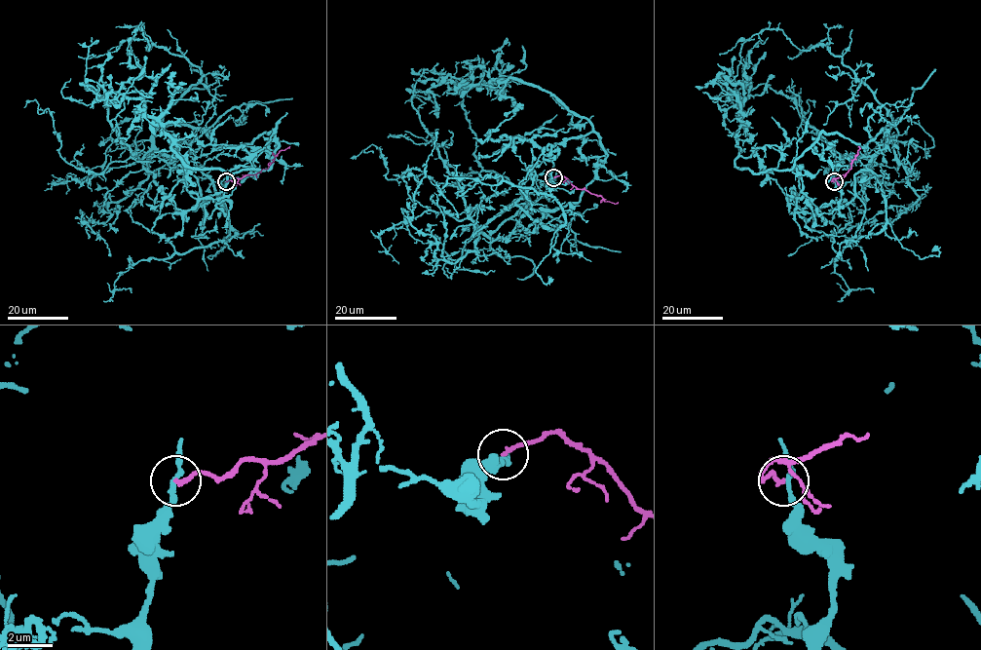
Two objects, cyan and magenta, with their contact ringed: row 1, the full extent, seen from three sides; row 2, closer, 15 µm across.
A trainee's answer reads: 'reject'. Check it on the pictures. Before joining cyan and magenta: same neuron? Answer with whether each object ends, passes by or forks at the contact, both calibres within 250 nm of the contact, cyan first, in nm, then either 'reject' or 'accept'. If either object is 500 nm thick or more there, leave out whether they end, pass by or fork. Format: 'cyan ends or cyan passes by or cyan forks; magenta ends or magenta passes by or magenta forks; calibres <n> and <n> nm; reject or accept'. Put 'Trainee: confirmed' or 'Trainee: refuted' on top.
Trainee: confirmed
cyan passes by; magenta ends; calibres 220 and 190 nm; reject

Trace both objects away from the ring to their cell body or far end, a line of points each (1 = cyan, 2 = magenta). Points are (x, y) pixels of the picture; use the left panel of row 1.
1: (226, 181), (225, 213), (273, 132), (217, 149), (162, 125), (238, 233), (139, 260), (132, 292)
2: (226, 181), (256, 174), (268, 168), (279, 151), (289, 146)

